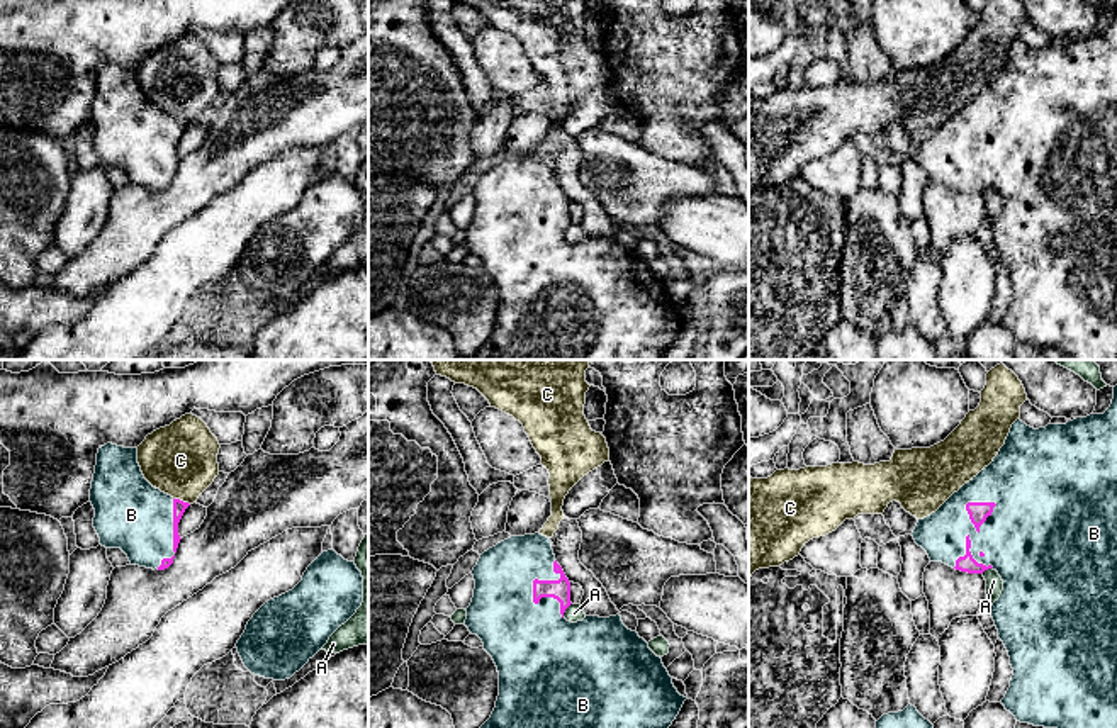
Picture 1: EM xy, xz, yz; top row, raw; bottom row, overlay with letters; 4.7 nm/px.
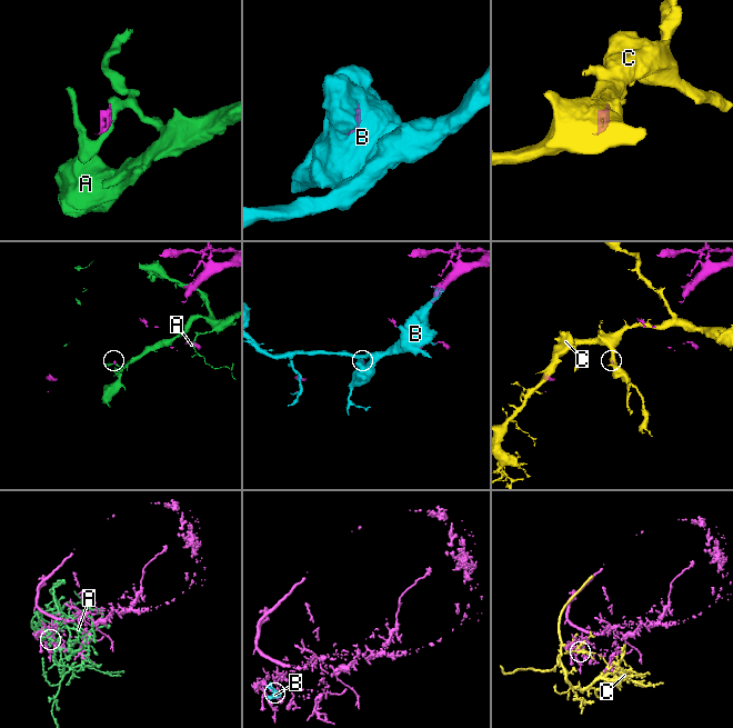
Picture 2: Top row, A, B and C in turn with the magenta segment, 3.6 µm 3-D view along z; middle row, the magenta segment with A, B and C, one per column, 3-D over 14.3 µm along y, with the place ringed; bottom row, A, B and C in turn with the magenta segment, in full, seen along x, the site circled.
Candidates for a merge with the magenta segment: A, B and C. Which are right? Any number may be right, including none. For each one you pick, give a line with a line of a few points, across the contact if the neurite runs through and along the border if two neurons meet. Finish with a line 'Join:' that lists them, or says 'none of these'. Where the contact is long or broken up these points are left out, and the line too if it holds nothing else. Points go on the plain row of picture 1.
Join: B

